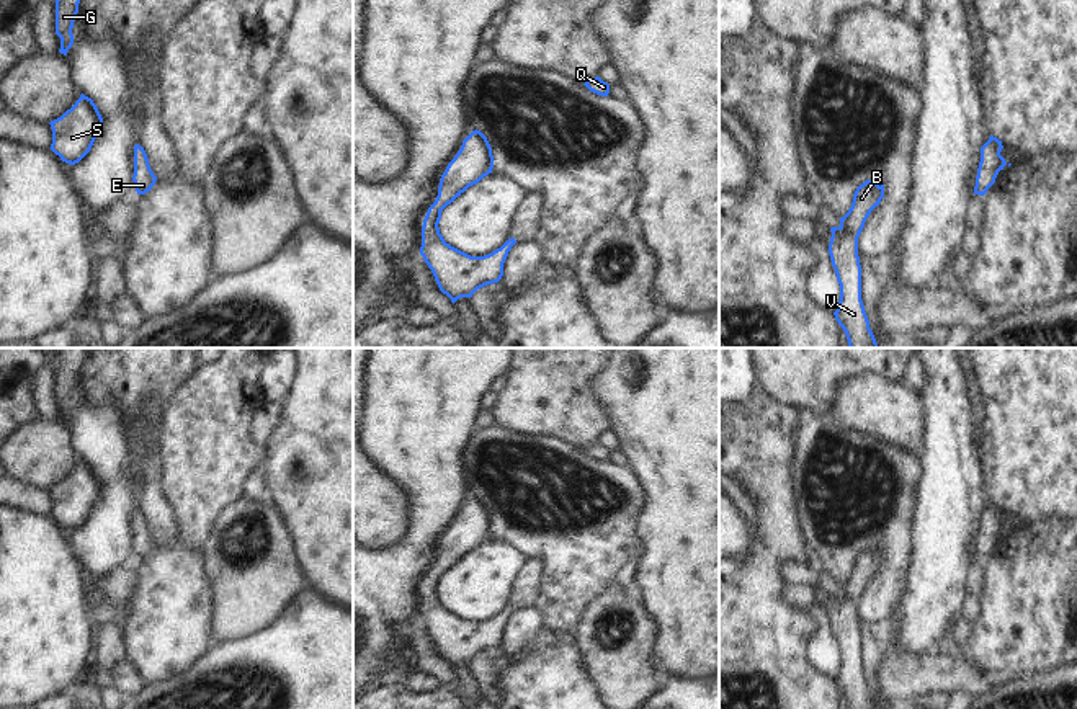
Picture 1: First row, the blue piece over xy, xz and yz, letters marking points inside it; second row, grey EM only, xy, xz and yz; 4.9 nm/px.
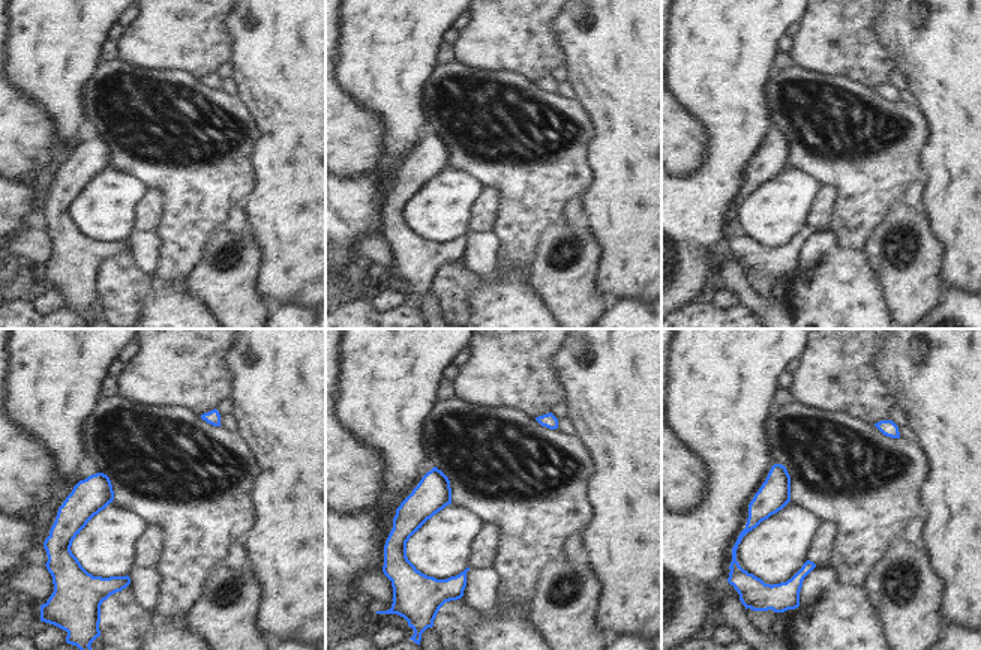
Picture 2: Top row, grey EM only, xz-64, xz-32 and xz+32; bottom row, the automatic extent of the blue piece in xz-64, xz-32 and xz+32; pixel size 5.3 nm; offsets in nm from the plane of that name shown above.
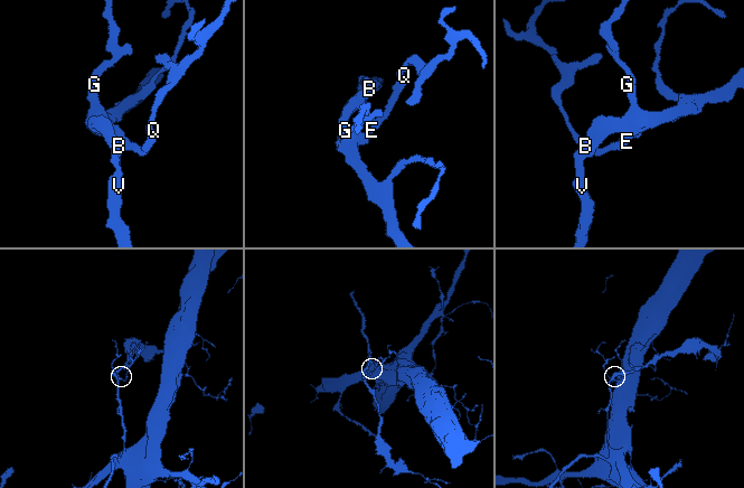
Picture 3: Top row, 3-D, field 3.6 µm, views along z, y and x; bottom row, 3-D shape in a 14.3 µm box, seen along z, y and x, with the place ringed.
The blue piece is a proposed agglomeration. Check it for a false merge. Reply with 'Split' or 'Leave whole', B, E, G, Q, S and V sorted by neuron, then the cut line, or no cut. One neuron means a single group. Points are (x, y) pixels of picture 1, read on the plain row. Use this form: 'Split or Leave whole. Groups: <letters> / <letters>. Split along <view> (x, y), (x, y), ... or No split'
Leave whole. Groups: B E G Q S V. No split.

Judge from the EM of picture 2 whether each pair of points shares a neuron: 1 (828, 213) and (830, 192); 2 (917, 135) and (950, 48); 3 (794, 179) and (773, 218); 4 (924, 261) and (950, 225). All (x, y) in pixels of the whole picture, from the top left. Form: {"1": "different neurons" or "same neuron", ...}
{"1": "same neuron", "2": "different neurons", "3": "same neuron", "4": "different neurons"}

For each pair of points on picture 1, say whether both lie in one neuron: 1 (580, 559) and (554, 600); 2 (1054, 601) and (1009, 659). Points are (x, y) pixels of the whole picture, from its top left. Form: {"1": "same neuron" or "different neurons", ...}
{"1": "same neuron", "2": "same neuron"}

